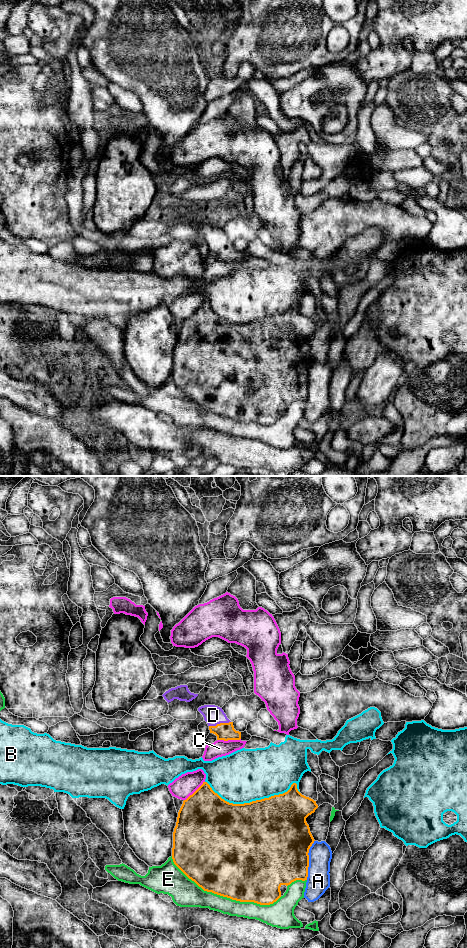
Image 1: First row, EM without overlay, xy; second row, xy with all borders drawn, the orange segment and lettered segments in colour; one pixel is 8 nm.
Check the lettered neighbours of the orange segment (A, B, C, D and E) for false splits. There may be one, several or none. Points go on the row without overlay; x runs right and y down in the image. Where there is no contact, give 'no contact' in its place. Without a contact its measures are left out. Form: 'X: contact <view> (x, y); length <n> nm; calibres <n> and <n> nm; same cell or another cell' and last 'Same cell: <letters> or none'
A: contact xy (308, 380); length 320 nm; calibres 480 and 190 nm; another cell
B: contact xy (255, 321); length 750 nm; calibres 500 and 420 nm; another cell
C: contact xy (228, 259); length 190 nm; calibres 140 and 140 nm; another cell
D: contact xy (220, 243); length 180 nm; calibres 140 and 160 nm; same cell
E: contact xy (224, 416); length 950 nm; calibres 500 and 180 nm; another cell
Same cell: D

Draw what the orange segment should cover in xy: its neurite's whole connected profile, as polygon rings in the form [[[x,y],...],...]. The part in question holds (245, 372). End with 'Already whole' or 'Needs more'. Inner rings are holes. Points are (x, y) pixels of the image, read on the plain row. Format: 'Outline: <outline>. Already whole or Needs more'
Outline: [[[207,302],[186,320],[178,332],[173,352],[172,379],[174,384],[204,411],[240,422],[270,425],[281,417],[280,407],[296,400],[307,400],[309,369],[314,363],[306,338],[318,328],[316,321],[302,315],[297,304],[279,315],[244,324],[222,319]]]. Already whole

